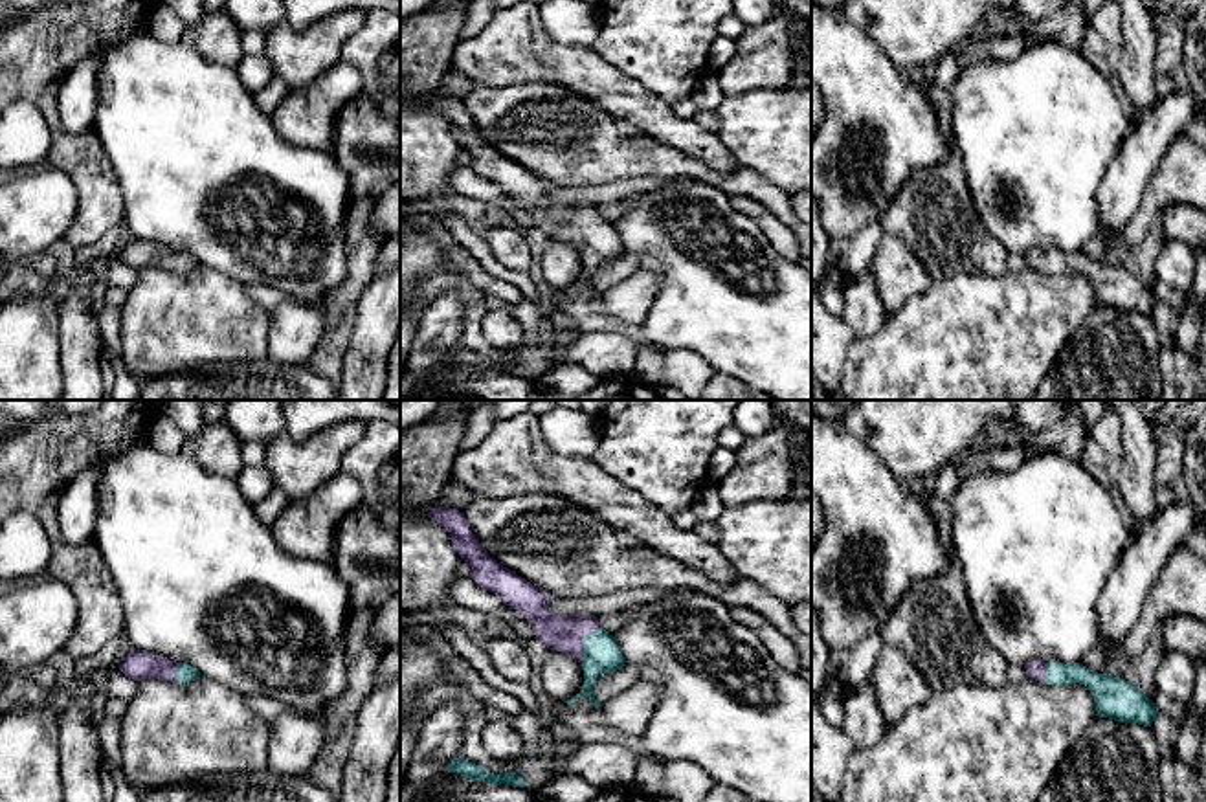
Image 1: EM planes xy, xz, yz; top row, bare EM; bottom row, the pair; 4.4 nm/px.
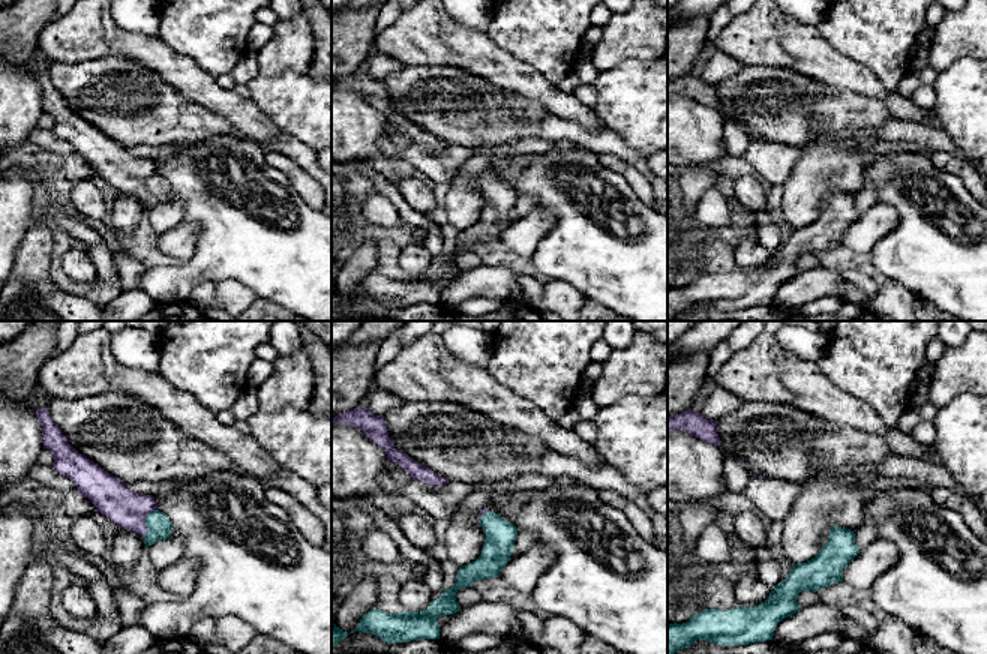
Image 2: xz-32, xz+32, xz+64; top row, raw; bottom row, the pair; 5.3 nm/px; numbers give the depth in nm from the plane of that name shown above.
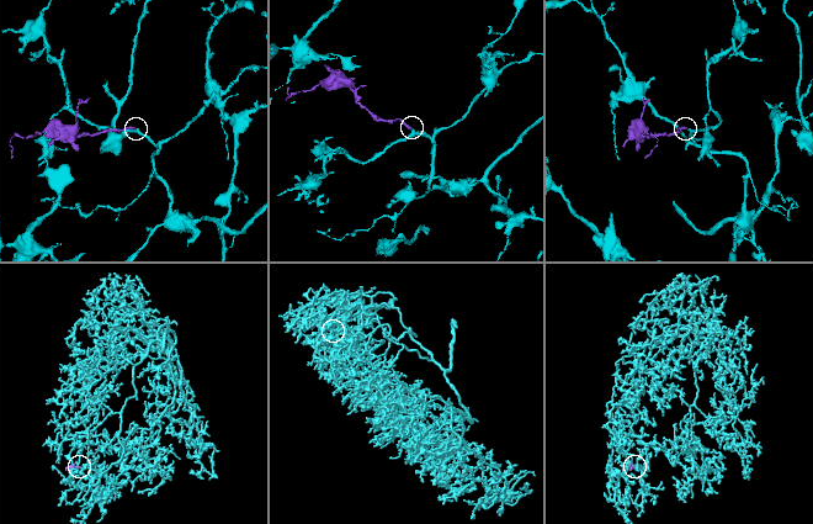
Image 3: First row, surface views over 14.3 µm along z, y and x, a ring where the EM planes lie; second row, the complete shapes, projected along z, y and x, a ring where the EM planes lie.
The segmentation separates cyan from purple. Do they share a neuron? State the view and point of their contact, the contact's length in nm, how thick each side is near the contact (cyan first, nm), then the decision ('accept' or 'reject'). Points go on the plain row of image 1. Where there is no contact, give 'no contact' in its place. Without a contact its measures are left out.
xz (584, 230) | 170 nm | 160/160 nm | accept

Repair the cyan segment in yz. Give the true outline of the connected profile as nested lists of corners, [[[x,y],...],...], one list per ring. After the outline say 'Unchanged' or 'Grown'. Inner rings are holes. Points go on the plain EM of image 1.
[[[1041,248],[1026,251],[1024,257],[1030,268],[1046,273],[1085,273],[1092,281],[1096,305],[1100,306],[1151,316],[1158,303],[1155,292],[1136,275],[1109,261],[1098,262],[1081,251],[1044,251]]]. Grown

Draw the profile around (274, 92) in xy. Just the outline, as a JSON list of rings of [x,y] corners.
[[[274,77],[261,92],[255,92],[255,105],[268,116],[283,103],[288,86],[281,77]]]

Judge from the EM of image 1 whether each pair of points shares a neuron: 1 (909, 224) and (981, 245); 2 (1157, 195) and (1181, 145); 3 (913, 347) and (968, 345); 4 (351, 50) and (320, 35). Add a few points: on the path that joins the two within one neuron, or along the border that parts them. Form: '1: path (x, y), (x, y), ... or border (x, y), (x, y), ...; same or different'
1: path (927, 224), (937, 224), (953, 241), (962, 245); same
2: path (1170, 182), (1181, 171), (1181, 158); same
3: path (926, 347), (955, 347); same
4: border (366, 19), (344, 43), (340, 59); different

